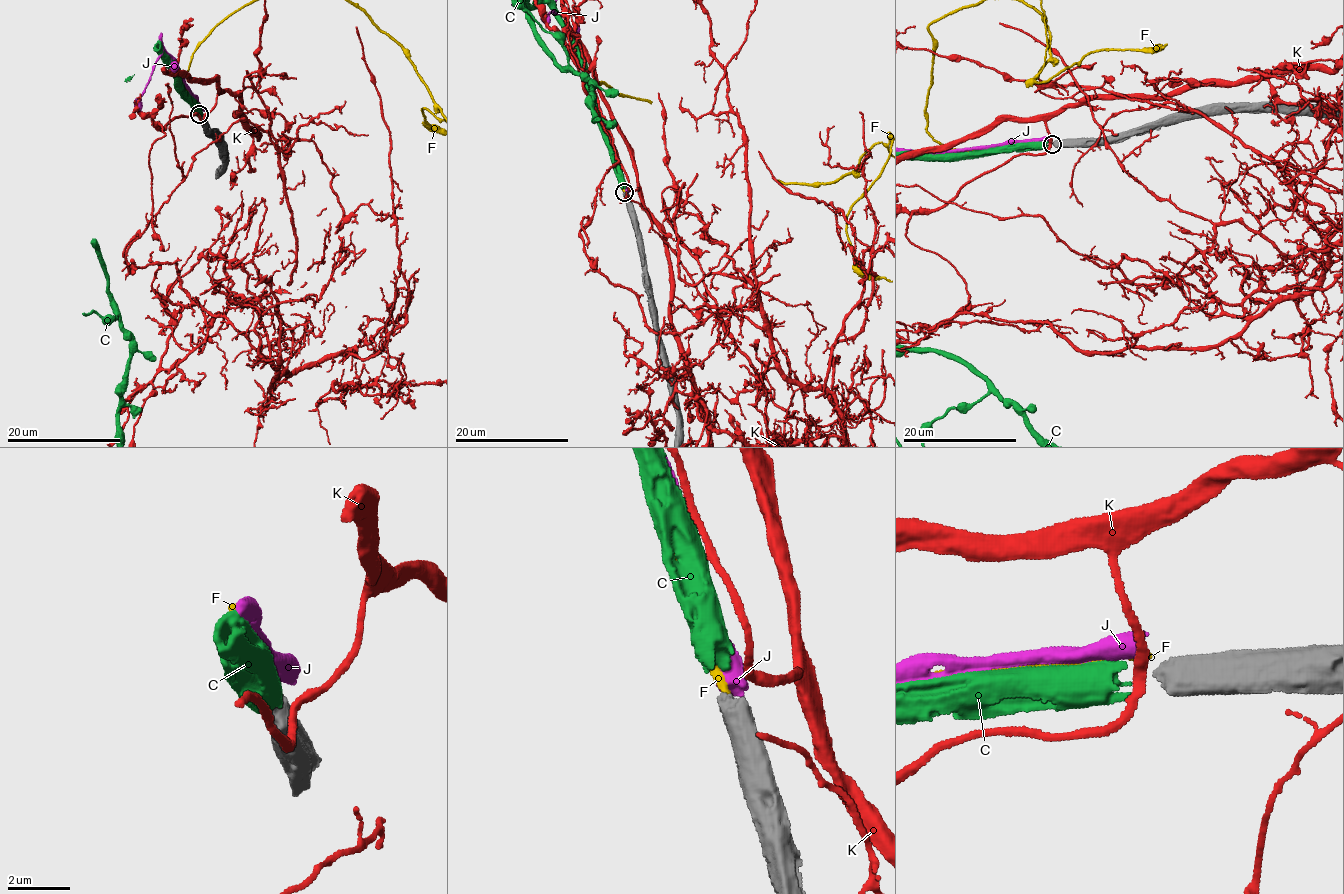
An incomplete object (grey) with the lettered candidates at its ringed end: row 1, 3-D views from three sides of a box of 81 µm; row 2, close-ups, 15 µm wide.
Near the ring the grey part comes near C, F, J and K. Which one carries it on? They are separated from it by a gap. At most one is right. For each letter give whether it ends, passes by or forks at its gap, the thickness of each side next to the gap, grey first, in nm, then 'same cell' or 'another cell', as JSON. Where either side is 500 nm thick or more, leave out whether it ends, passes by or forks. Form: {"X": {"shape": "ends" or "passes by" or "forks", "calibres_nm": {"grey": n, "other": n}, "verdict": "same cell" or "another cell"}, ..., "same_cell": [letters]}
{"C": {"calibres_nm": {"grey": 550, "other": 240}, "verdict": "same cell"}, "F": {"calibres_nm": {"grey": 550, "other": 260}, "verdict": "another cell"}, "J": {"calibres_nm": {"grey": 550, "other": 700}, "verdict": "another cell"}, "K": {"calibres_nm": {"grey": 550, "other": 280}, "verdict": "another cell"}, "same_cell": ["C"]}

